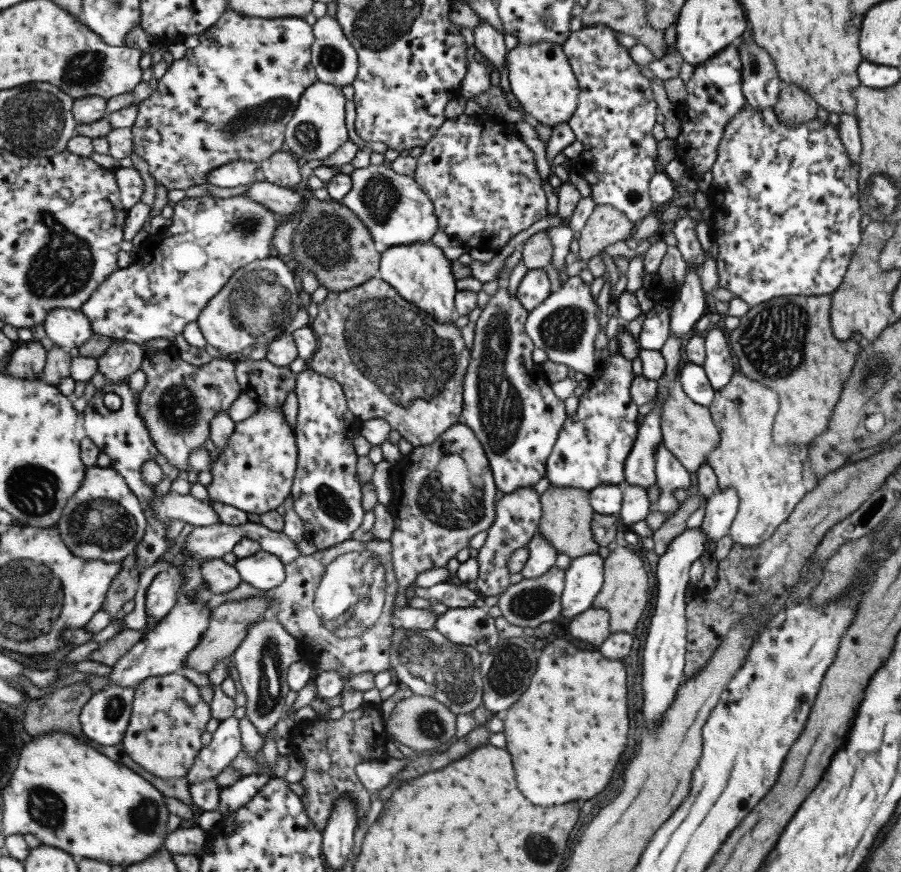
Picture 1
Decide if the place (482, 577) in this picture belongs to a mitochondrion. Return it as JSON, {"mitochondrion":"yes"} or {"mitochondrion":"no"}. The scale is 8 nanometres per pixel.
{"mitochondrion":"no"}

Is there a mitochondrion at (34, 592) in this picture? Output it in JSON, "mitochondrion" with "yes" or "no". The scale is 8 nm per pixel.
{"mitochondrion":"yes"}

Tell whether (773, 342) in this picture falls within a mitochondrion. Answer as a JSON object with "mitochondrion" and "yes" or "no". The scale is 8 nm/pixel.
{"mitochondrion":"yes"}

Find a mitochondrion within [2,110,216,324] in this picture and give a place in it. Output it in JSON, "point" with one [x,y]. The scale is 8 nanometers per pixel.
{"point":[64,266]}

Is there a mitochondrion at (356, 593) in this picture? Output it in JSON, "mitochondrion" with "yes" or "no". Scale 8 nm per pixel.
{"mitochondrion":"yes"}

